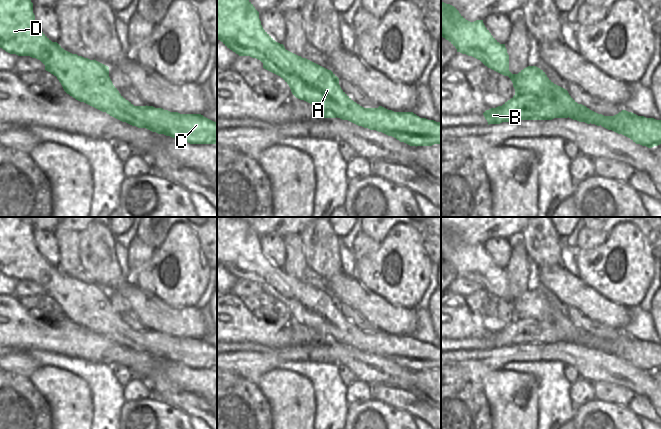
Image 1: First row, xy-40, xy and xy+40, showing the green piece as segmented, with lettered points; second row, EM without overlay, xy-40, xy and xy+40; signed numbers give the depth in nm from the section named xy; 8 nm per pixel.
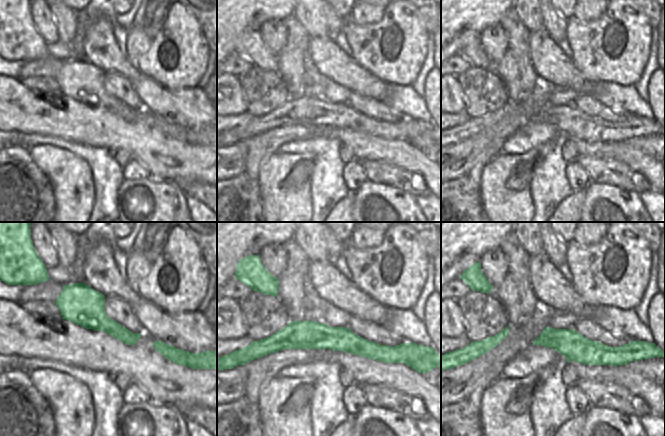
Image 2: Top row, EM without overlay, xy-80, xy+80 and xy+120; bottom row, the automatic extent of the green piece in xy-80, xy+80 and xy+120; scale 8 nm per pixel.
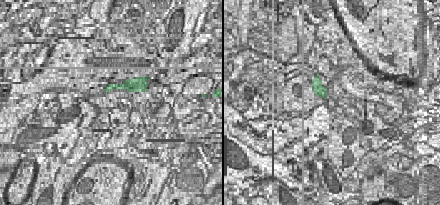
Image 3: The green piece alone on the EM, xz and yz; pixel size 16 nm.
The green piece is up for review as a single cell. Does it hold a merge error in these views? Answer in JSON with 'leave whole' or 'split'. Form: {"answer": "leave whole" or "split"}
{"answer": "split"}

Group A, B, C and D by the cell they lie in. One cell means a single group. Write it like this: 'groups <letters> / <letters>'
groups A C D / B

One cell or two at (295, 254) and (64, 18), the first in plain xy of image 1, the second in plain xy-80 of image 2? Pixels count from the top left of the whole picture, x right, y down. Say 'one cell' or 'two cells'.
one cell

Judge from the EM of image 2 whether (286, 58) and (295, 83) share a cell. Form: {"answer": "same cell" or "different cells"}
{"answer": "same cell"}

